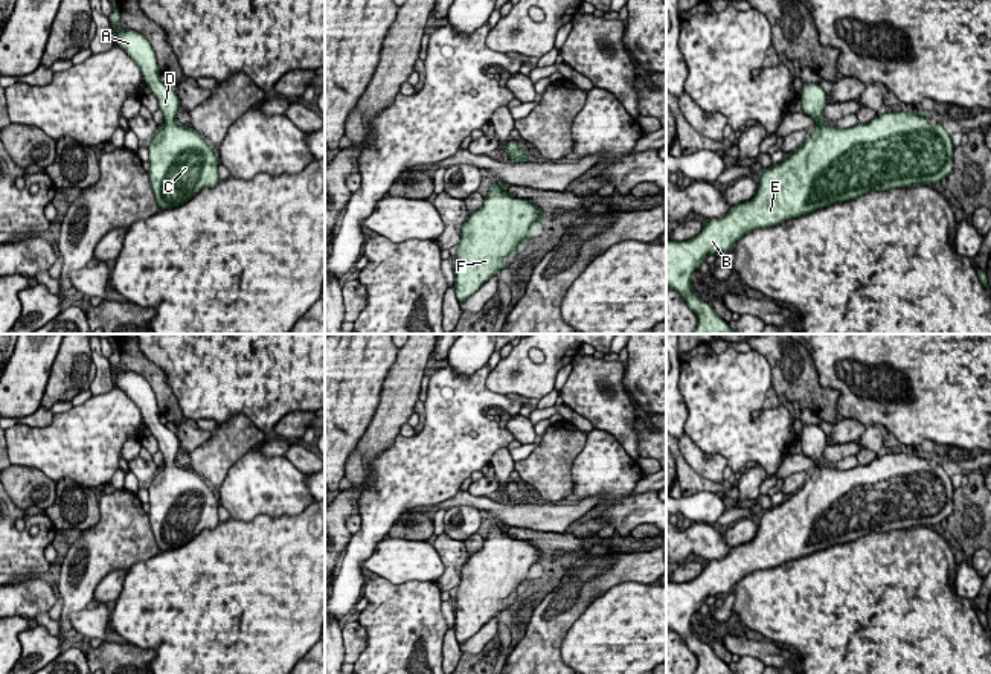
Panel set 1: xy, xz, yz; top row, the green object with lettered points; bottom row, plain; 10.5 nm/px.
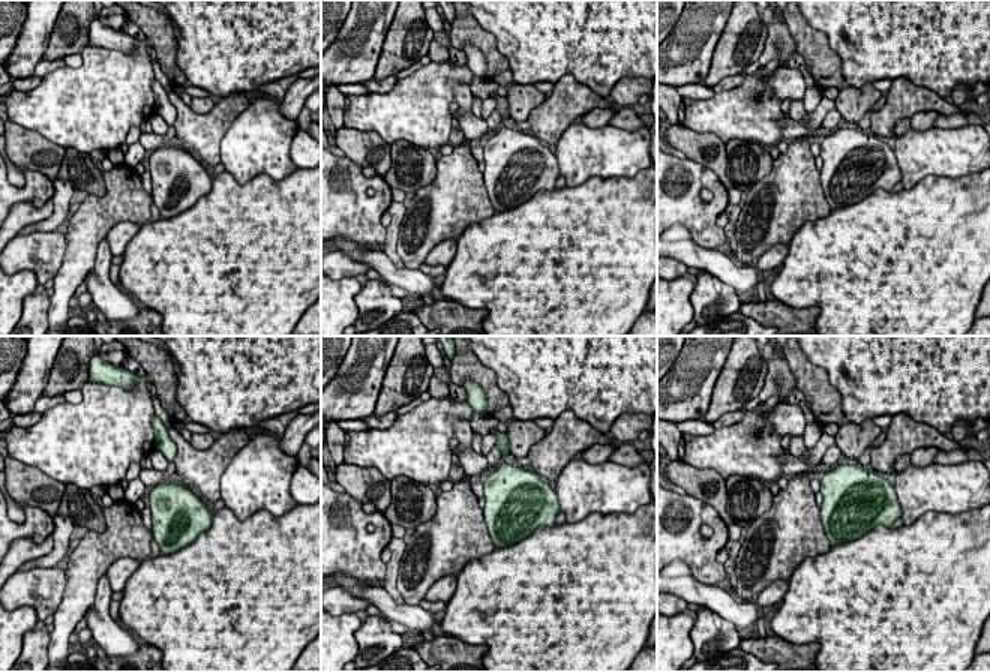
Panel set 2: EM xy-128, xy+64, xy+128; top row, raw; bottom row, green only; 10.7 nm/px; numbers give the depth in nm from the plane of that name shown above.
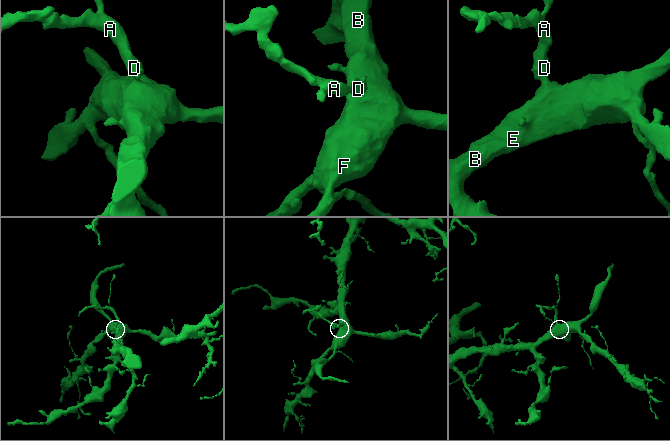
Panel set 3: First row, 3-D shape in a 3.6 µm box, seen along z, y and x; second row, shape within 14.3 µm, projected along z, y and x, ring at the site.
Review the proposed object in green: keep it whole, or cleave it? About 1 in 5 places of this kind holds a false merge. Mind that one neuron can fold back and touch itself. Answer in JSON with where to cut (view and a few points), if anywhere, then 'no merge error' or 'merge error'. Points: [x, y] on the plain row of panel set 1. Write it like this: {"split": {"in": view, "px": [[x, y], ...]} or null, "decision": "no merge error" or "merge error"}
{"split": null, "decision": "no merge error"}

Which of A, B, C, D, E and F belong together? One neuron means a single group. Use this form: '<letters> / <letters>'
A B C D E F

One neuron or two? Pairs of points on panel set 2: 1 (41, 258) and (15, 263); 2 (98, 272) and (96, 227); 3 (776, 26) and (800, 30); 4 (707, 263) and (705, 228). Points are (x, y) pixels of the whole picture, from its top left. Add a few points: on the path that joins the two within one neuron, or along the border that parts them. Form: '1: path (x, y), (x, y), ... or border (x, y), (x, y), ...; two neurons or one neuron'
1: path (35, 258), (21, 258); one neuron
2: border (105, 236), (98, 246), (92, 270); two neurons
3: border (785, 21), (797, 51); two neurons
4: border (681, 224), (701, 246), (720, 249); two neurons

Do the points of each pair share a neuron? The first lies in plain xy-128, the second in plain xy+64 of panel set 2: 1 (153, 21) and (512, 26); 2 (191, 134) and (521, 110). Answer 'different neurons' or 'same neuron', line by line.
1: different neurons
2: different neurons

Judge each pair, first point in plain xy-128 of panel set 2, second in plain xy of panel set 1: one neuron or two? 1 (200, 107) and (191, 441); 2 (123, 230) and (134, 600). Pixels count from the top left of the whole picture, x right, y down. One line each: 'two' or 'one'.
1: one
2: two

